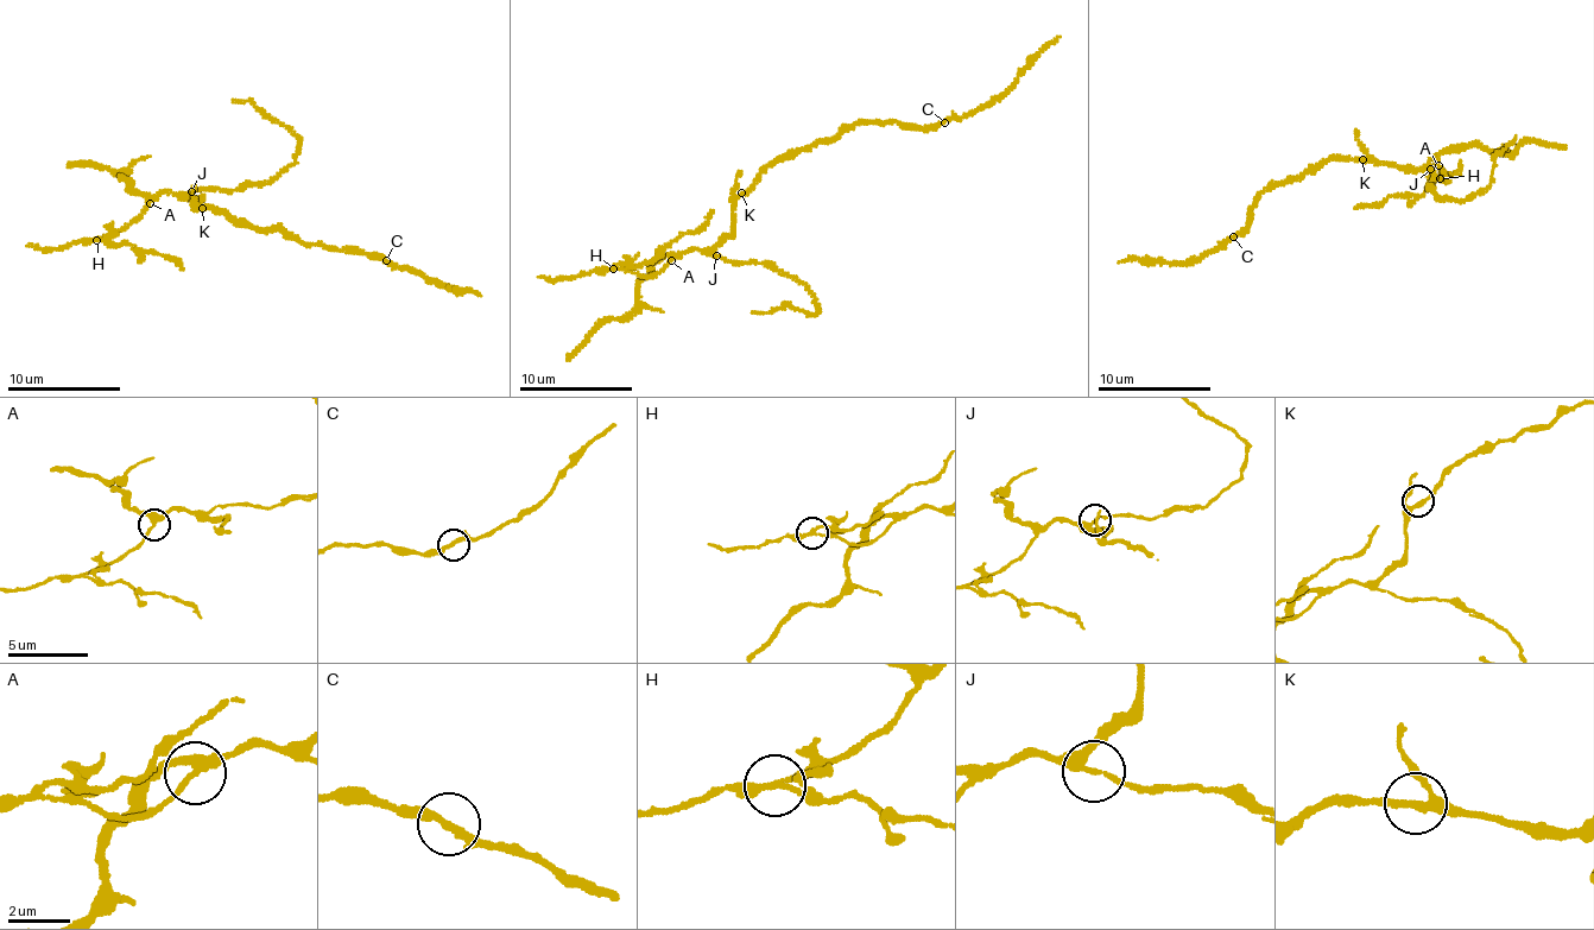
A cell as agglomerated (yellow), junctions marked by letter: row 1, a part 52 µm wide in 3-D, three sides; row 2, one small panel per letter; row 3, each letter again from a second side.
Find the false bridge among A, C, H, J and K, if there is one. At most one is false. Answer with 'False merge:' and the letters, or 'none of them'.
False merge: H

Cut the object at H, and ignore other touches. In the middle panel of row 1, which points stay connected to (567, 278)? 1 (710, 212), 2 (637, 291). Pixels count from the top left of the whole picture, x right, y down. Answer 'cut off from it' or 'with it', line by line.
1: cut off from it
2: with it

